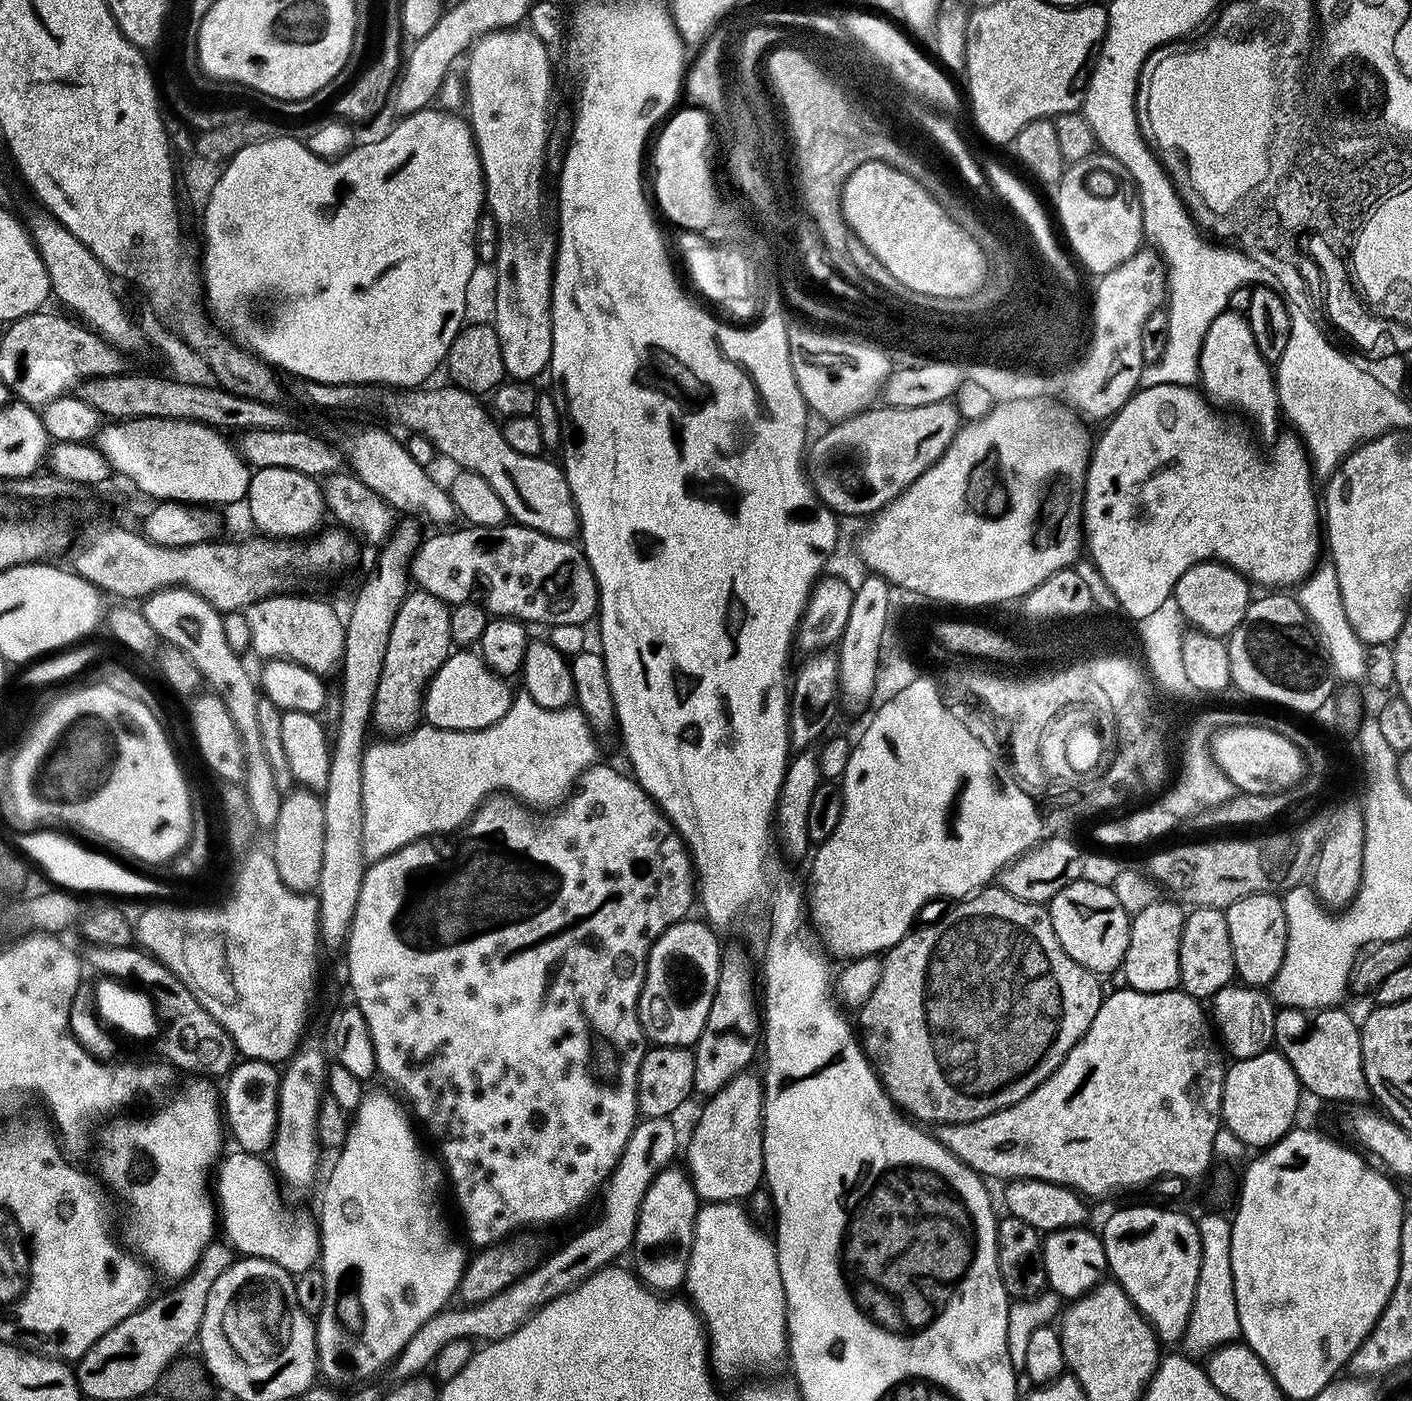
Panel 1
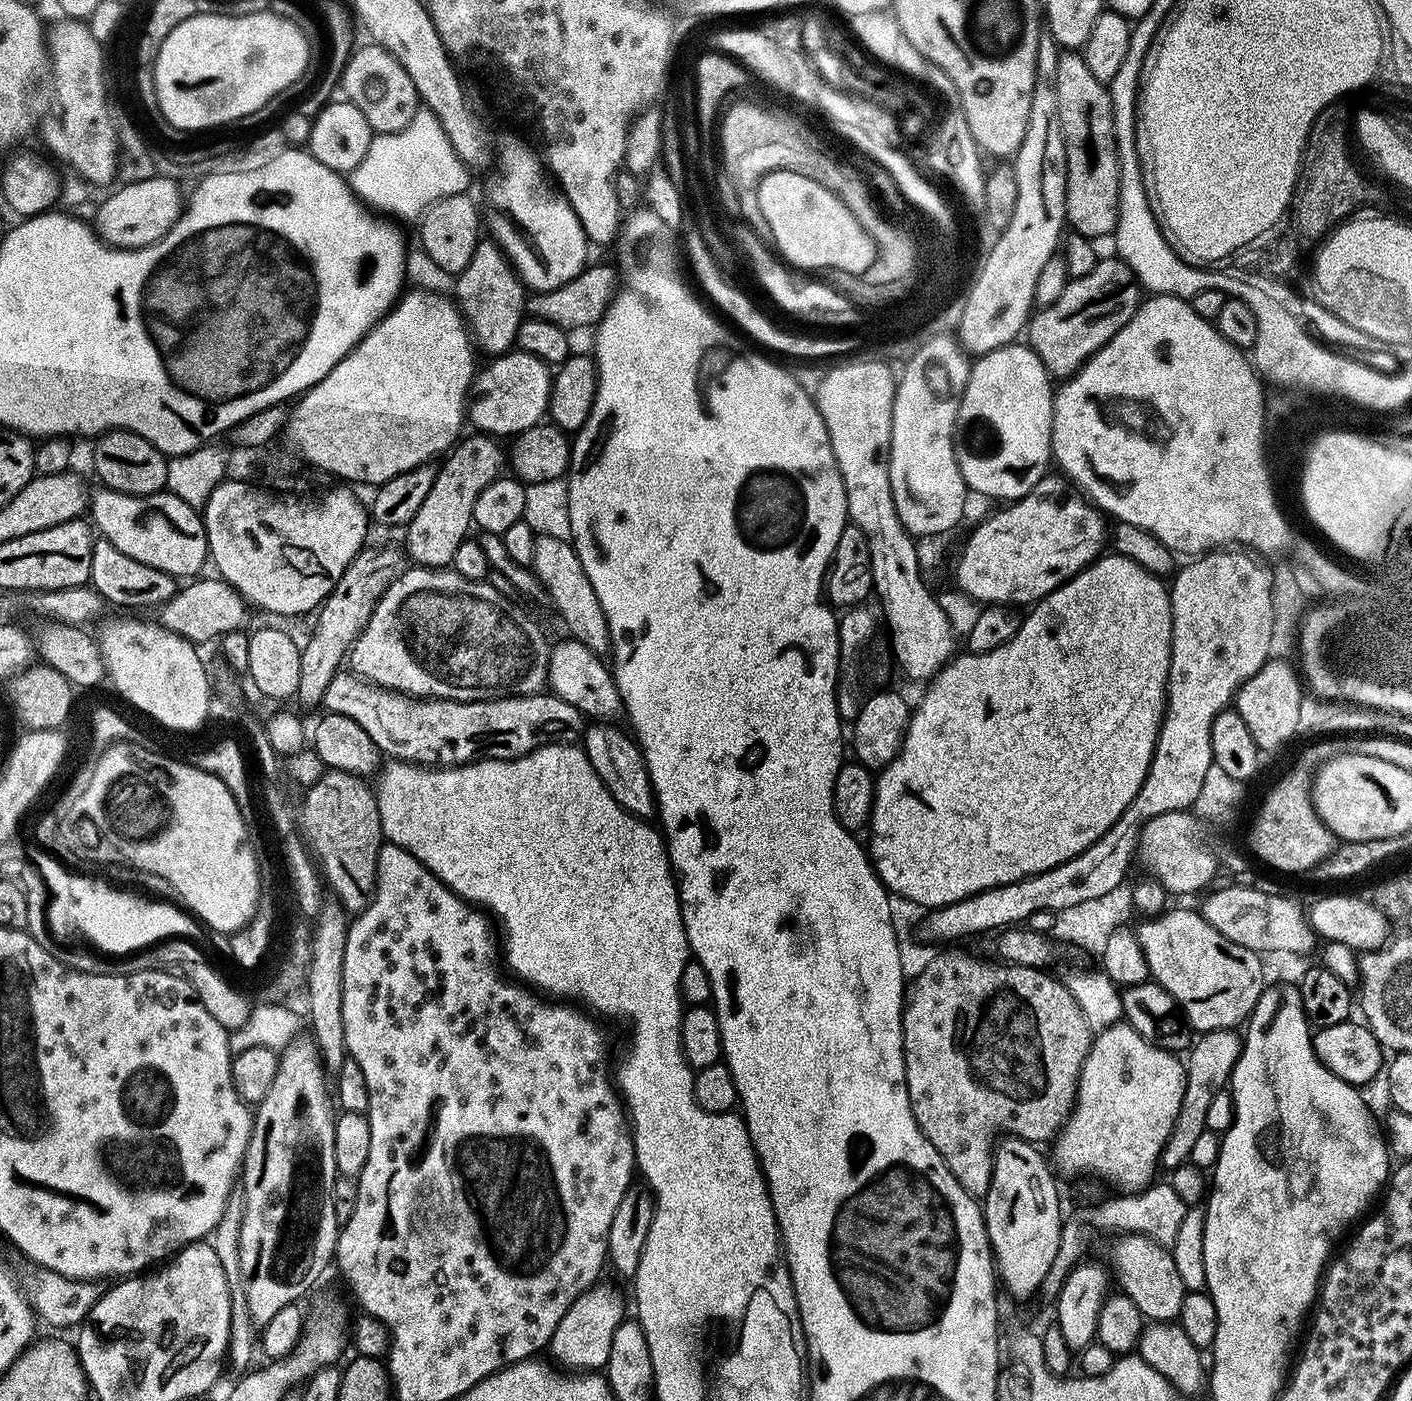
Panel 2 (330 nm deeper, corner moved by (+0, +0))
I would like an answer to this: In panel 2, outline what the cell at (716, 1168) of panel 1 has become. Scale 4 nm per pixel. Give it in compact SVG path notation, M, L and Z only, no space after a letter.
M597 1282L581 1292L579 1298L566 1310L566 1314L562 1314L562 1322L558 1322L552 1341L546 1349L547 1355L552 1355L551 1359L561 1369L600 1370L607 1365L610 1342L614 1342L614 1330L618 1330L618 1326L626 1318L626 1312L619 1290L604 1283Z

